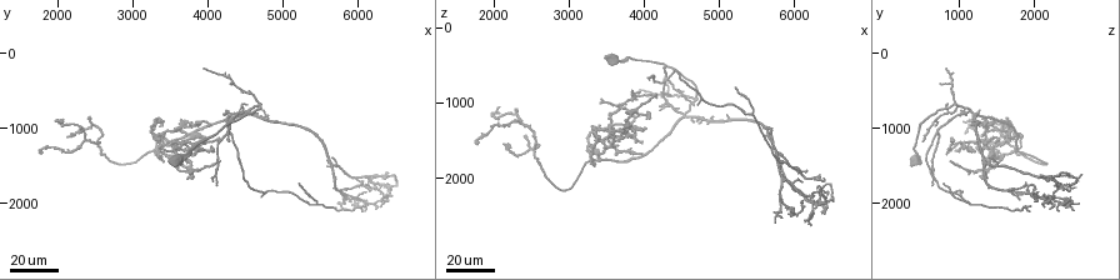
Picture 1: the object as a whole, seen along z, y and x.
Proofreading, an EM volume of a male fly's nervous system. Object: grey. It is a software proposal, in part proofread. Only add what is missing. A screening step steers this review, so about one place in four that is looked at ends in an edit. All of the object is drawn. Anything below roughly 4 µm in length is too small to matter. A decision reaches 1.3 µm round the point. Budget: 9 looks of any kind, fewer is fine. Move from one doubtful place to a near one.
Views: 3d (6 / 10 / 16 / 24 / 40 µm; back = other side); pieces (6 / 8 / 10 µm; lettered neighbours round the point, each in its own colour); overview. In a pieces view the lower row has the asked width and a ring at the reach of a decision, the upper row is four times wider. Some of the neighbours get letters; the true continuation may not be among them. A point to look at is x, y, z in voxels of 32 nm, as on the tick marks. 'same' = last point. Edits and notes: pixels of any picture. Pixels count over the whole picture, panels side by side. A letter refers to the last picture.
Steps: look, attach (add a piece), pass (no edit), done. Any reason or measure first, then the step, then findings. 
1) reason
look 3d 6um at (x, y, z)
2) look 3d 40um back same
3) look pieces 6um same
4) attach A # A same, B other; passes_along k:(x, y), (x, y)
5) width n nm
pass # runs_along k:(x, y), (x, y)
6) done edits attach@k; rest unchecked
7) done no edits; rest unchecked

end of a long branch
look 3d 24um at (3950, 1100, 1700)

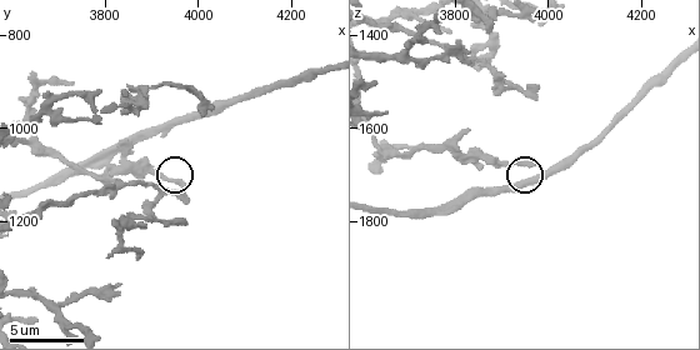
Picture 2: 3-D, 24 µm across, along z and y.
look pieces 8um at (3970, 1120, 1675)

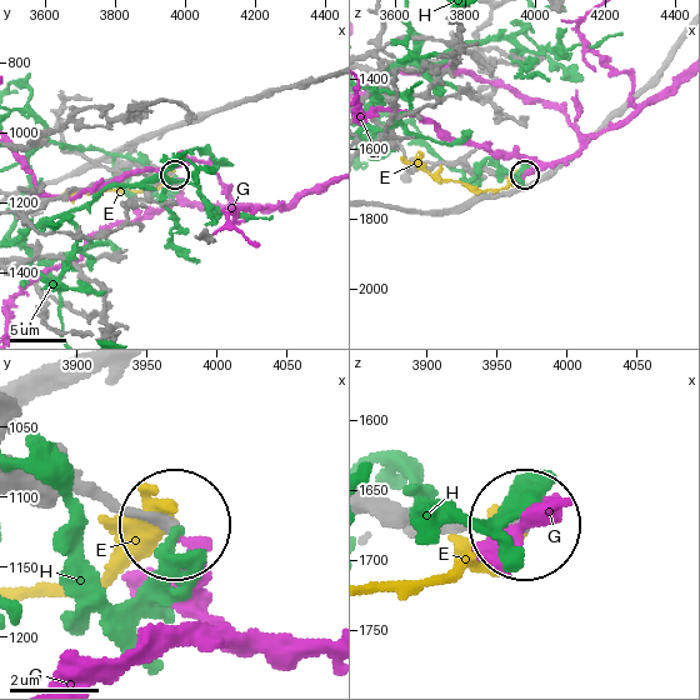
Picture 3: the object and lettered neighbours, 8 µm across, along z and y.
width 250 nm
pass # E other, G other, H other; no lettered piece goes on from it

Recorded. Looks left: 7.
look 3d 40um at (3750, 1600, 1150)

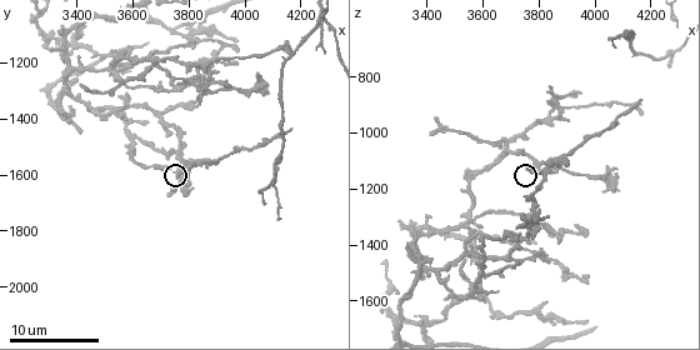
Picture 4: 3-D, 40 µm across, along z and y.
look pieces 10um at (3760, 1610, 1130)

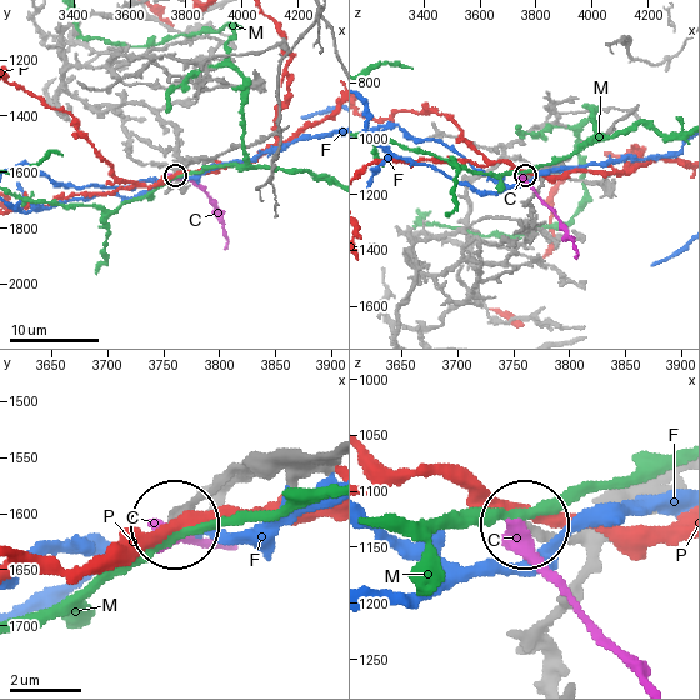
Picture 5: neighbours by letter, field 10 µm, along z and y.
pass # C other, F other, M other, P other; none of them fits

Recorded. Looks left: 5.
free end
look 3d 40um at (4300, 1150, 500)

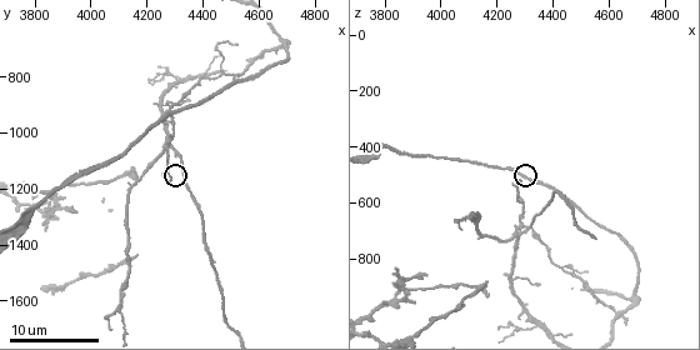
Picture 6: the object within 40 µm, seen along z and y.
look pieces 6um at (4270, 1160, 510)

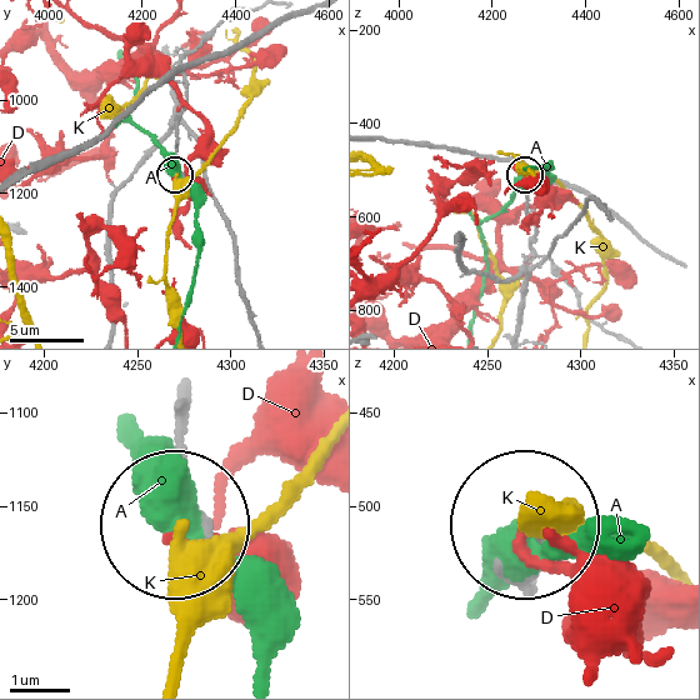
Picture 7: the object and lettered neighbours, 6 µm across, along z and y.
pass # A other, D other, K other; no lettered piece goes on from it

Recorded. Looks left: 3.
free end
look 3d 40um at (2050, 950, 1050)

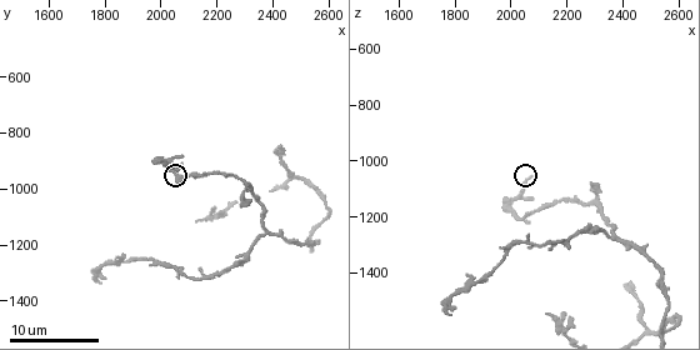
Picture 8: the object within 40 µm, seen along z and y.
look pieces 6um at (2080, 920, 1060)

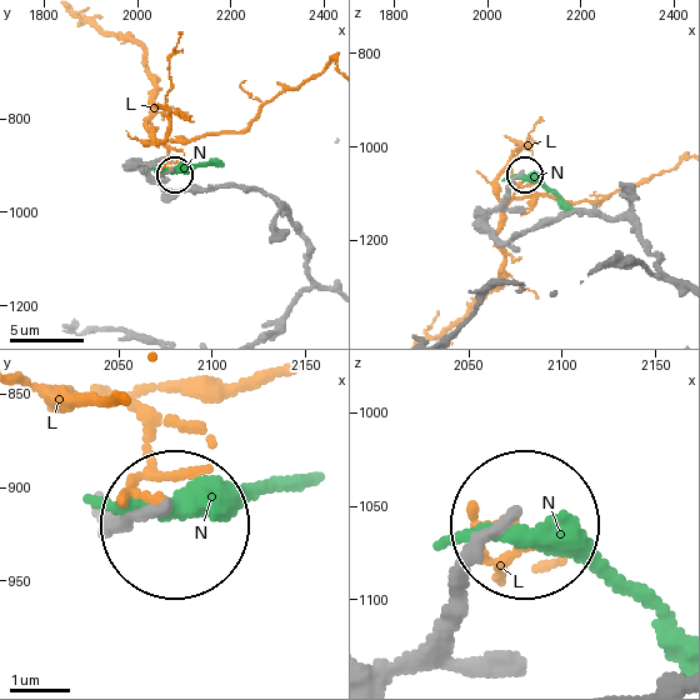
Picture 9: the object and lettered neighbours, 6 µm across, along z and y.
pass # L other, N other; runs_along 9:(649, 241), (584, 213), (501, 241), (486, 220), (523, 173); no lettered piece goes on from it

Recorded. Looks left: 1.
done no edits; rest unchecked

